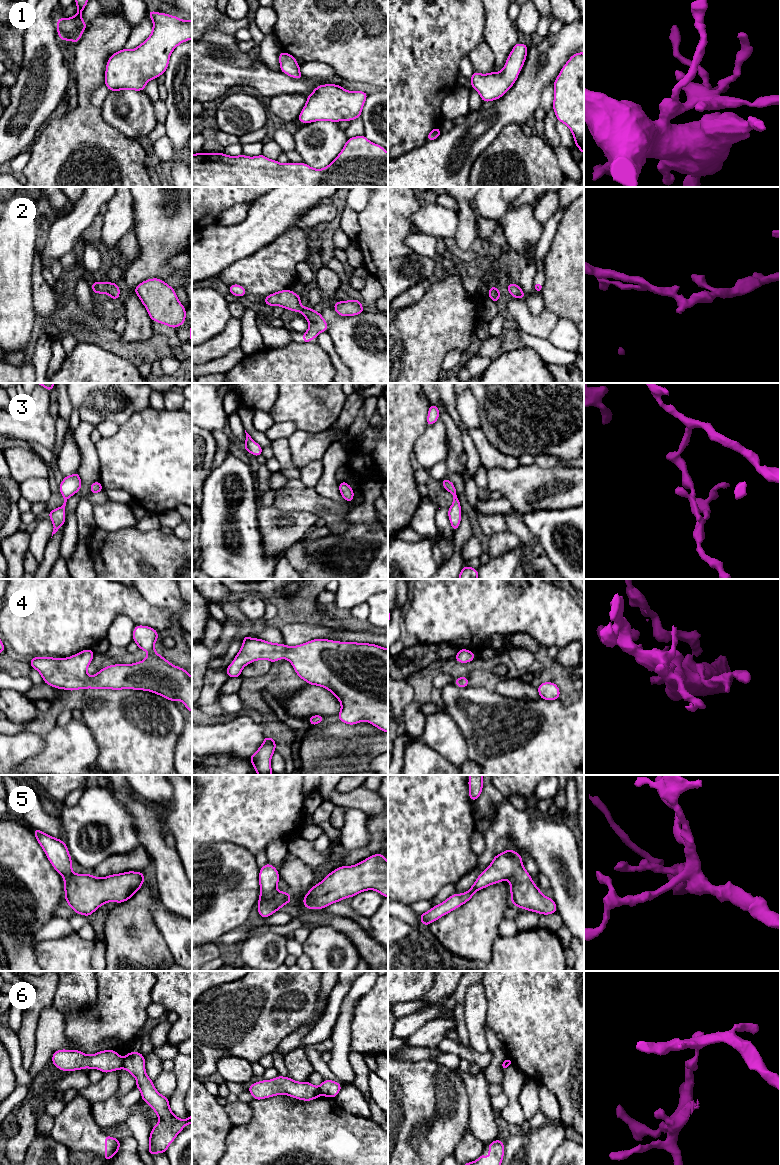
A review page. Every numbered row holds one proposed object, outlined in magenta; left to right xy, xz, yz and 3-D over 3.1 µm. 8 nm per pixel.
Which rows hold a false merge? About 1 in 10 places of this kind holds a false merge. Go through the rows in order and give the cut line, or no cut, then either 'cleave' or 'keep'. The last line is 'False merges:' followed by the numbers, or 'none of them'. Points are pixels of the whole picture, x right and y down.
1: cut none; keep
2: cut none; keep
3: cut none; keep
4: cut none; keep
5: cut none; keep
6: cut xy (123, 1059), (121, 1067); cleave
False merges: 6

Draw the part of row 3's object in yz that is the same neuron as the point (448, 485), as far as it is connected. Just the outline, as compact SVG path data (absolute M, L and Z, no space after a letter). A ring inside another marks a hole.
M444 478L441 481L442 481L442 486L448 492L450 492L454 497L452 506L450 508L448 508L448 517L449 517L452 529L455 532L458 529L458 527L460 525L460 521L461 521L460 501L458 499L456 488L455 488L454 484L451 481L449 481L447 478Z

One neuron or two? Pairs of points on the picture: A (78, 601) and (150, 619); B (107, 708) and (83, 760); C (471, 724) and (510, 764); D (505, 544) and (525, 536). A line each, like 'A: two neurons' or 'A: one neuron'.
A: one neuron
B: two neurons
C: one neuron
D: two neurons

